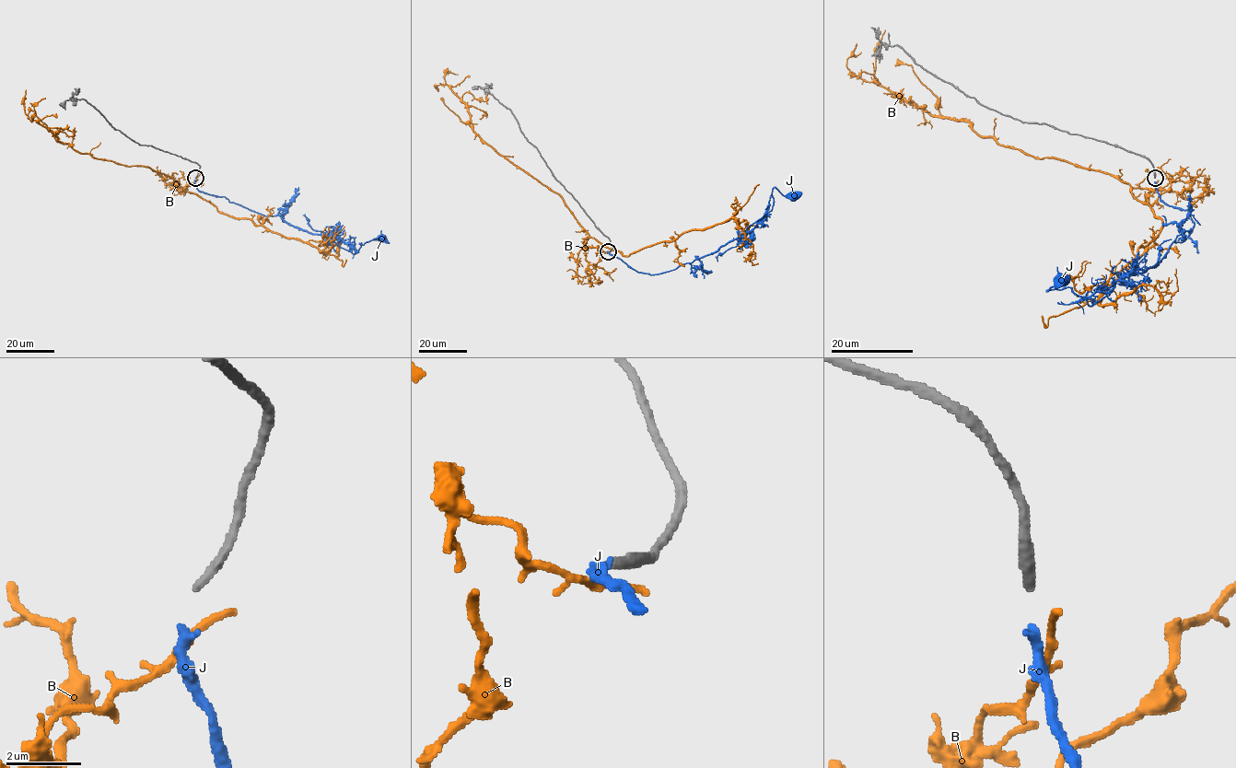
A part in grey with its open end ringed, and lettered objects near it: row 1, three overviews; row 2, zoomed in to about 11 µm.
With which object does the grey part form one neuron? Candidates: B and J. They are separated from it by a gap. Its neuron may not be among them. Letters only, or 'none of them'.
J

